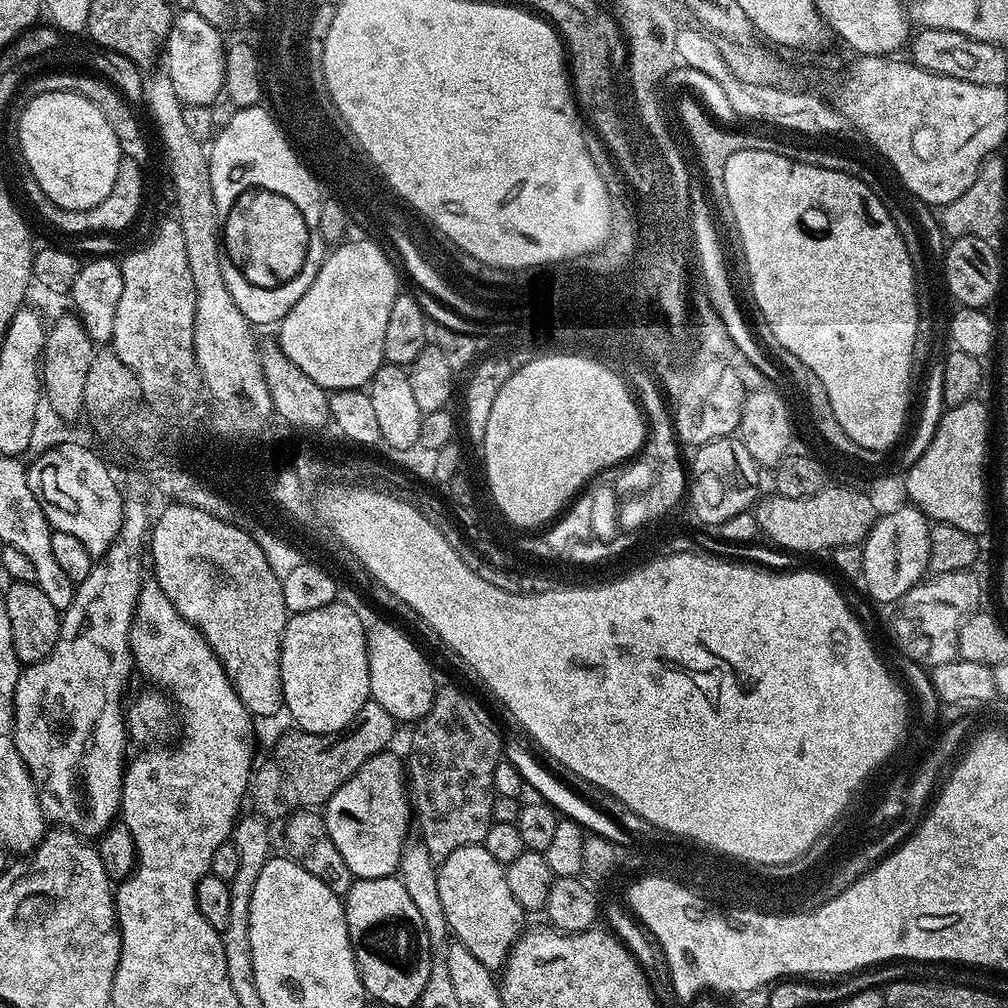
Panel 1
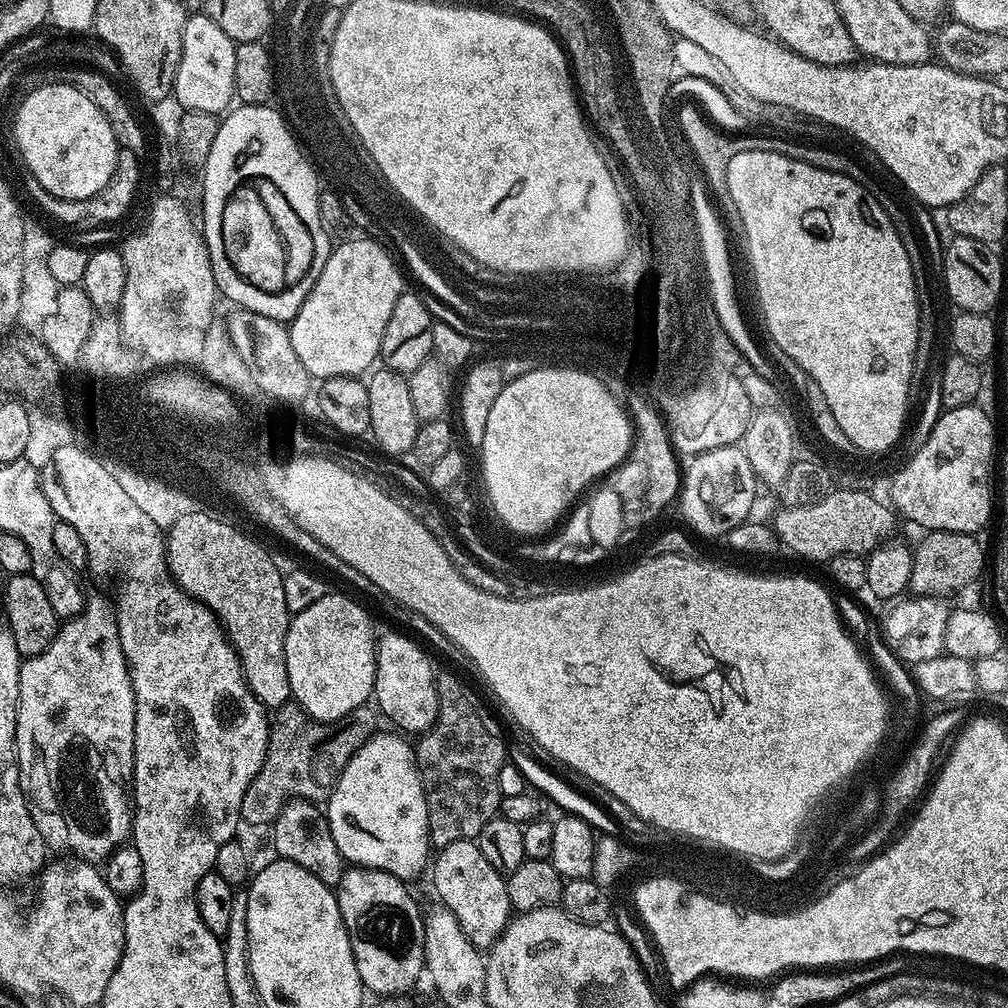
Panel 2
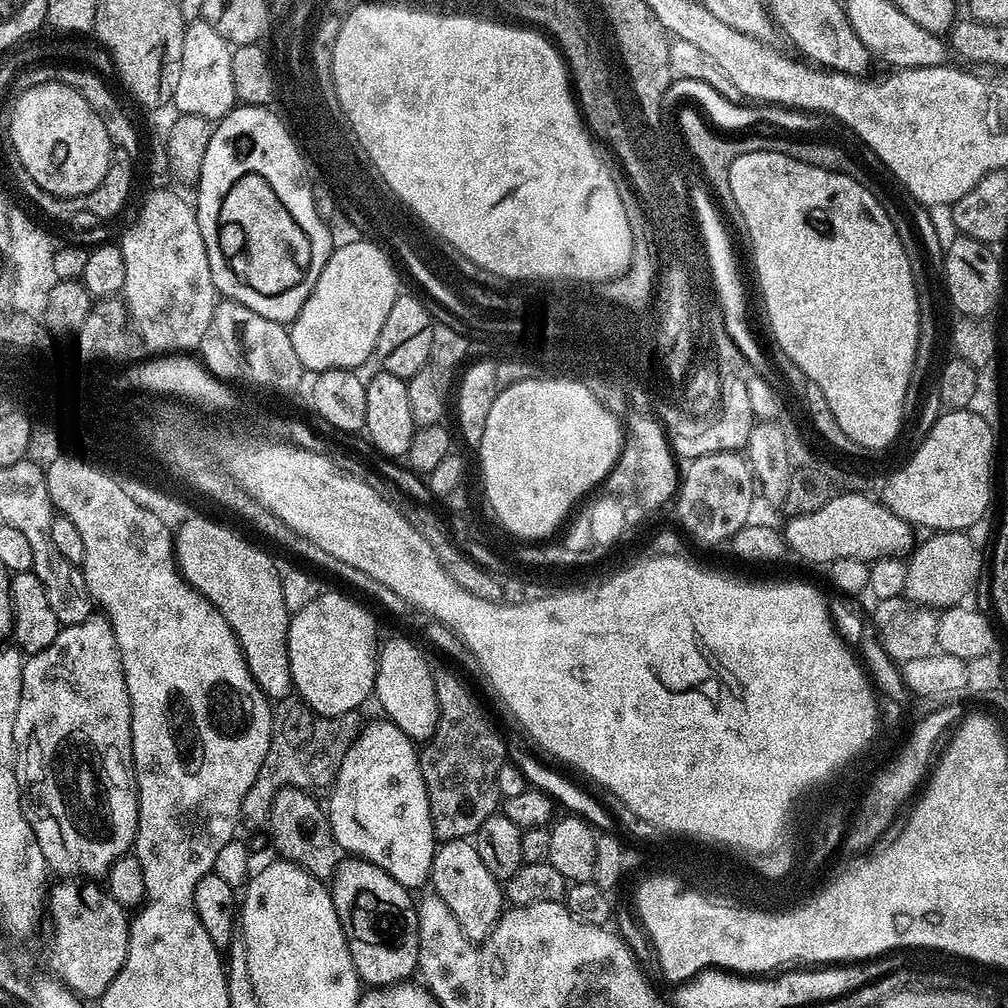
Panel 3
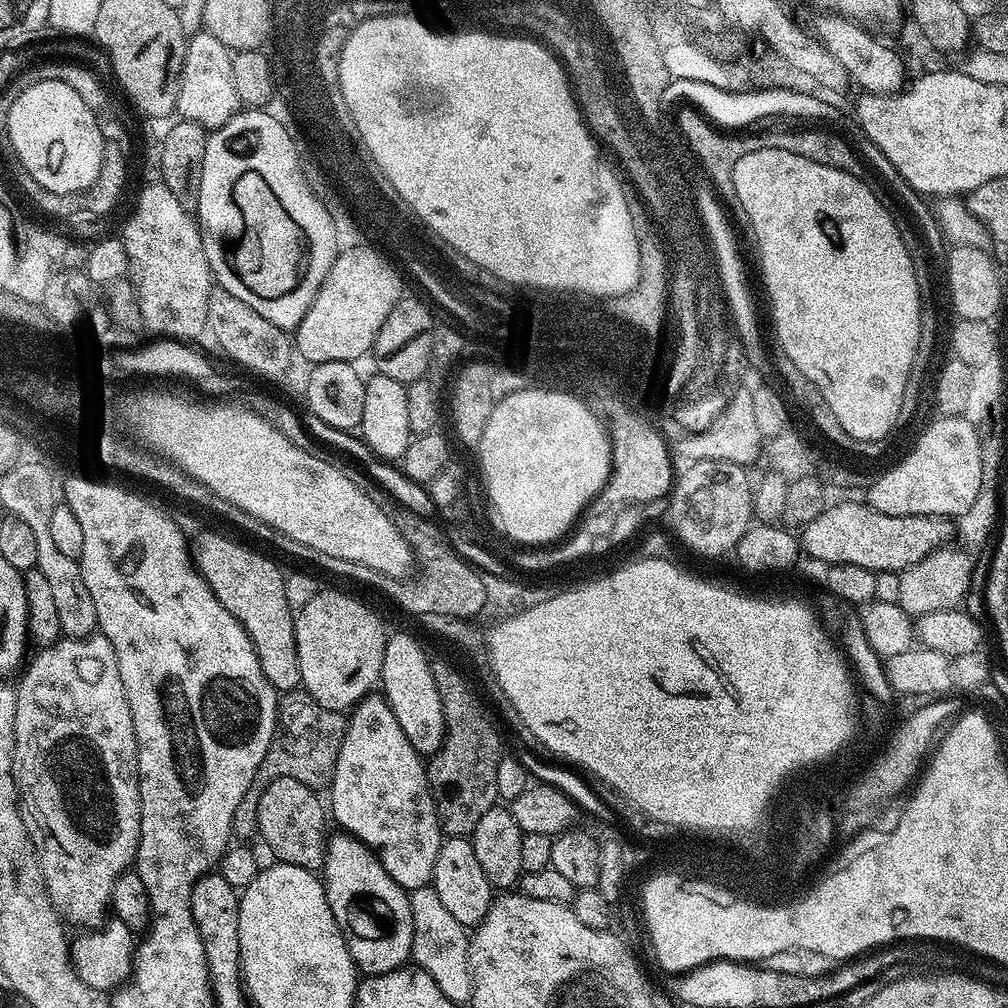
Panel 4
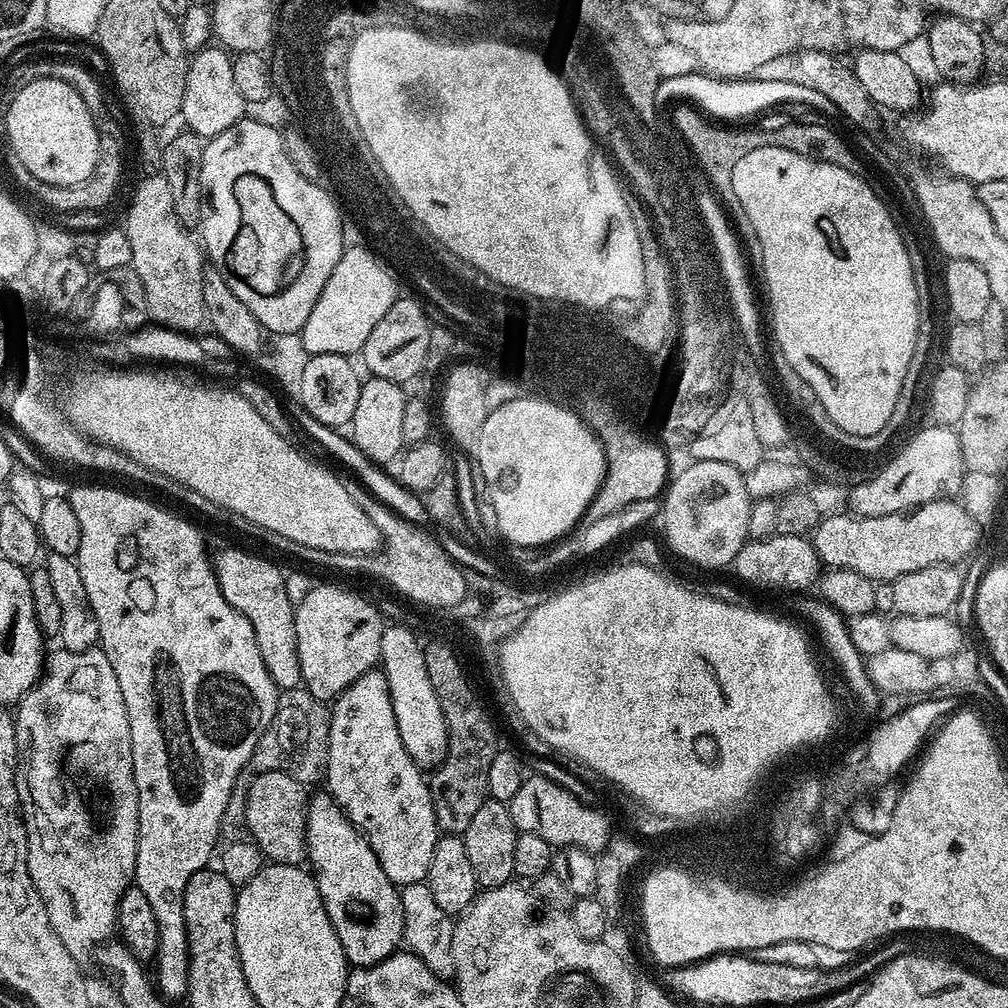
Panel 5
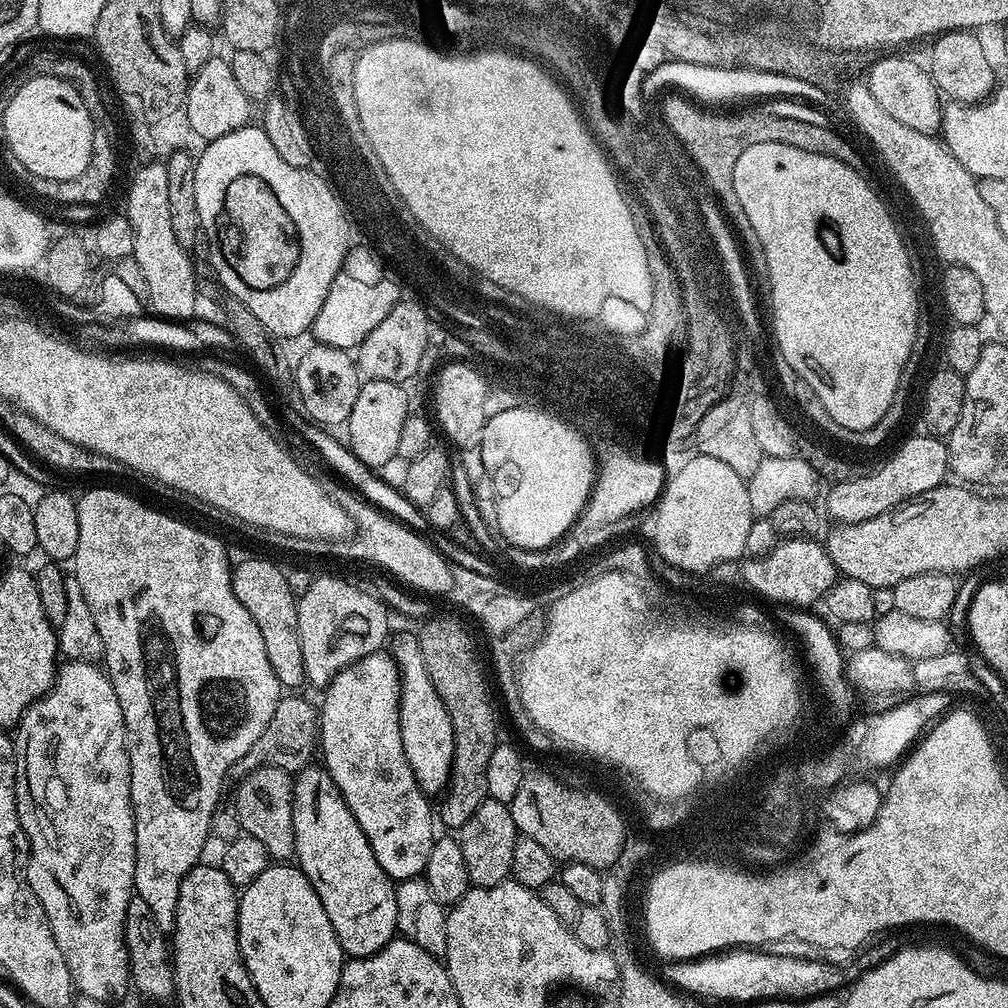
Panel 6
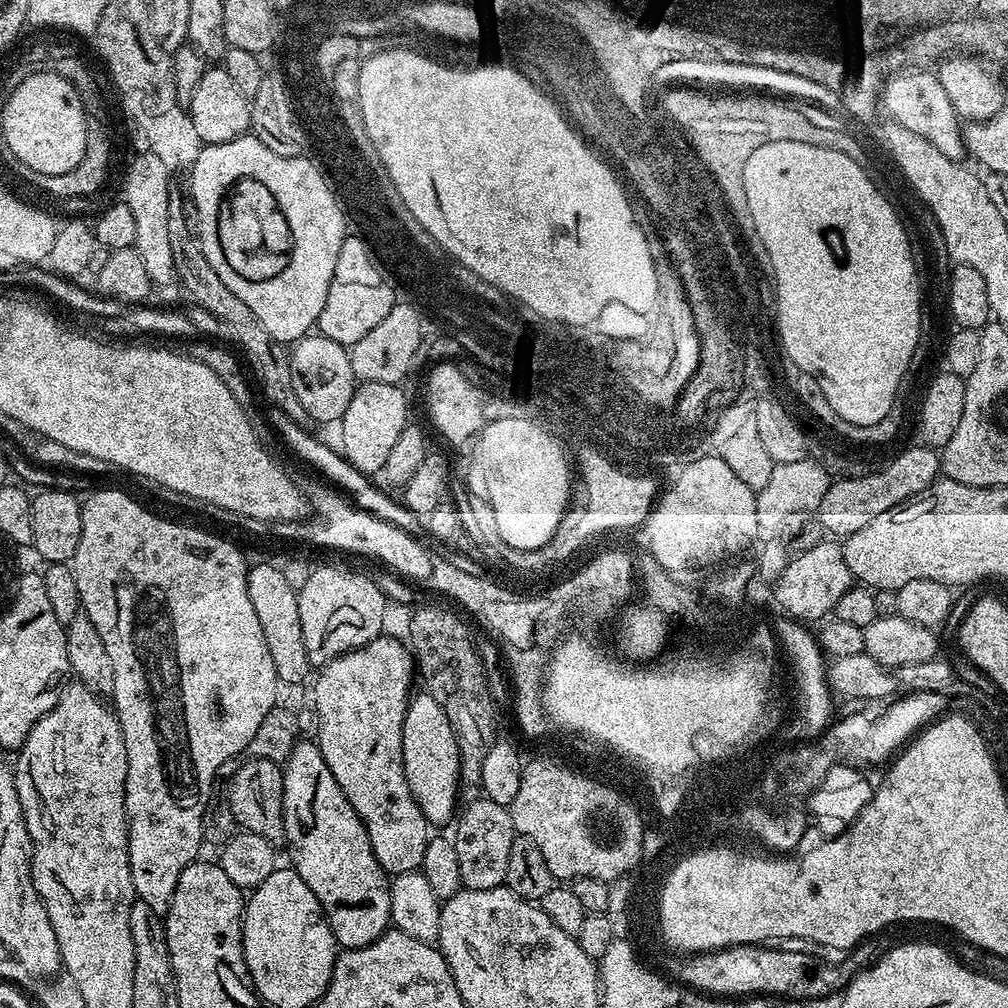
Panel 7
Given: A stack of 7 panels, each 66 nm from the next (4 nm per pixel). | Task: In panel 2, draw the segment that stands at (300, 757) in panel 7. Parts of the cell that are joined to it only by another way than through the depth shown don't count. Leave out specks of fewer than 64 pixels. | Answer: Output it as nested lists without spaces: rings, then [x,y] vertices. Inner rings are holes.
[[[352,866],[345,871],[342,882],[334,891],[342,922],[348,931],[352,953],[358,966],[365,989],[369,993],[377,992],[380,998],[400,998],[419,982],[425,975],[424,967],[424,918],[414,897],[408,893],[409,885],[389,872],[378,872],[371,868]]]

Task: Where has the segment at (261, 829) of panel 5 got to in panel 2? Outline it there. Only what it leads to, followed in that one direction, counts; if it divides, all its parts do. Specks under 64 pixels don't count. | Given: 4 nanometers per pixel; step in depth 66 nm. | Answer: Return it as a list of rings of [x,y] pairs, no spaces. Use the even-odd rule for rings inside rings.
[[[289,799],[274,817],[271,825],[272,844],[279,859],[289,860],[310,870],[310,874],[314,874],[328,888],[335,889],[344,877],[346,861],[334,842],[334,834],[330,834],[327,815],[316,808],[319,807],[313,801]]]

